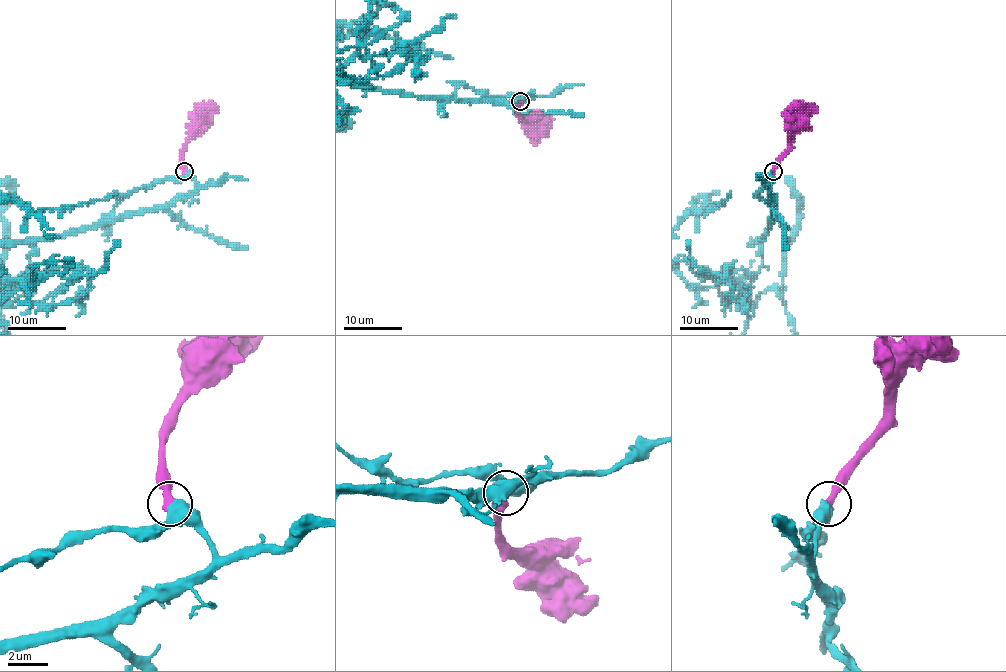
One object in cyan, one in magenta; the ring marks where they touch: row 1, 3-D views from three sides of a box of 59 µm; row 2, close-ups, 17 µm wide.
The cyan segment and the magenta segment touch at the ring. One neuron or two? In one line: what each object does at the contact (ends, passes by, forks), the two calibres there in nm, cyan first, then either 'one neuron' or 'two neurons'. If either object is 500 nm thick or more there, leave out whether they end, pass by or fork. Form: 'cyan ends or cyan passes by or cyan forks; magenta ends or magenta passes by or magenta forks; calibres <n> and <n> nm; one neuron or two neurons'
cyan passes by; magenta ends; calibres 420 and 440 nm; two neurons

